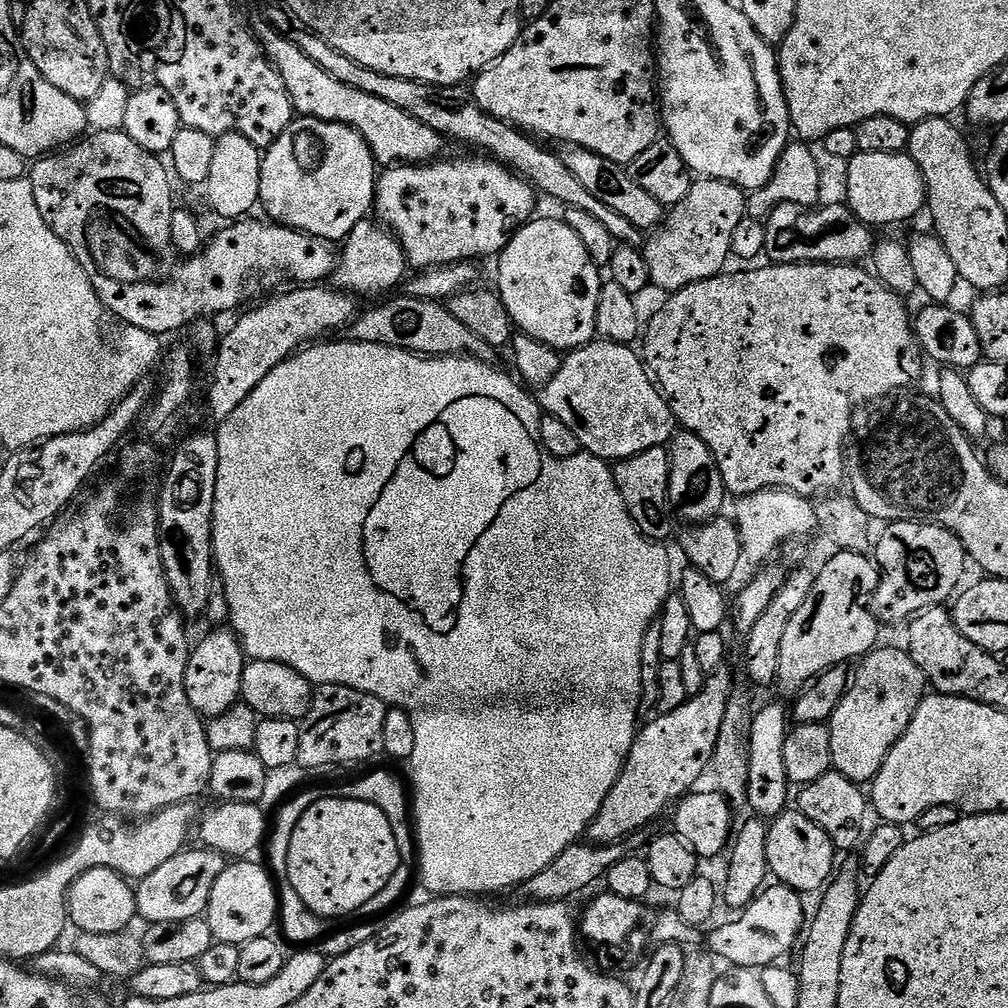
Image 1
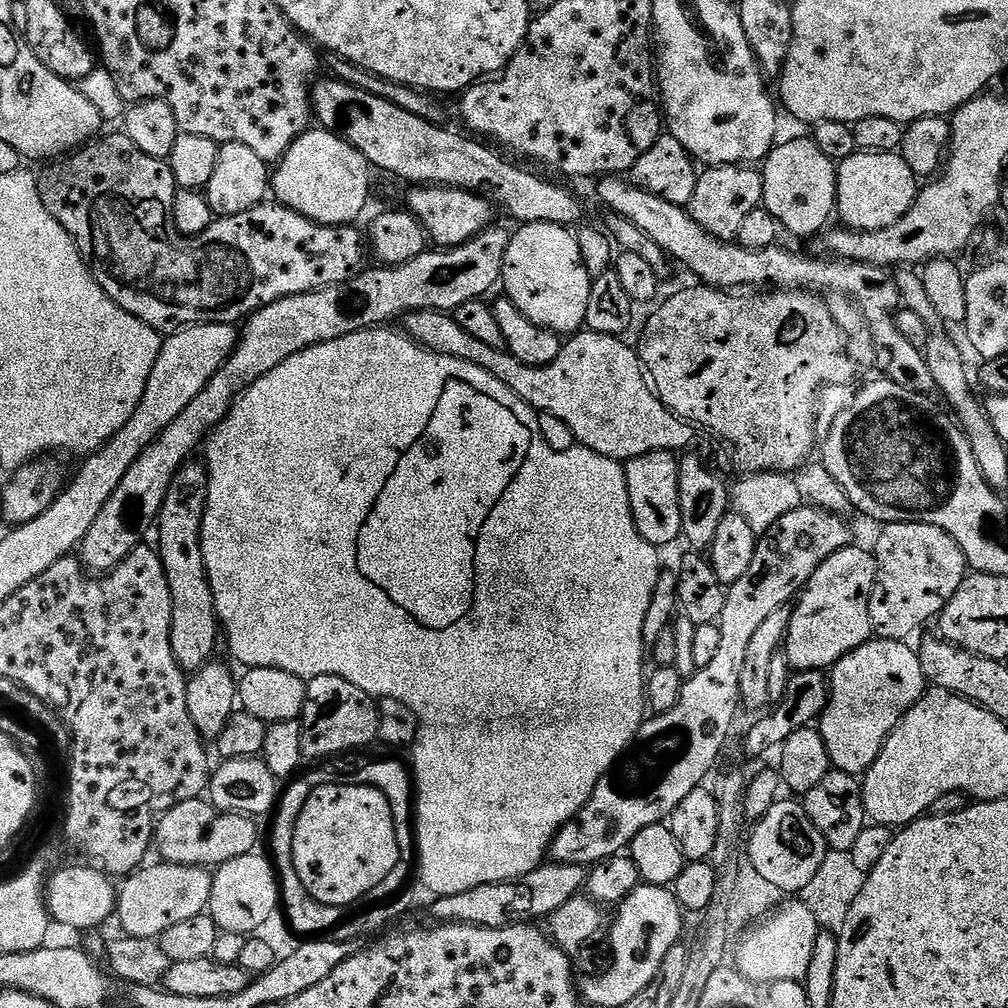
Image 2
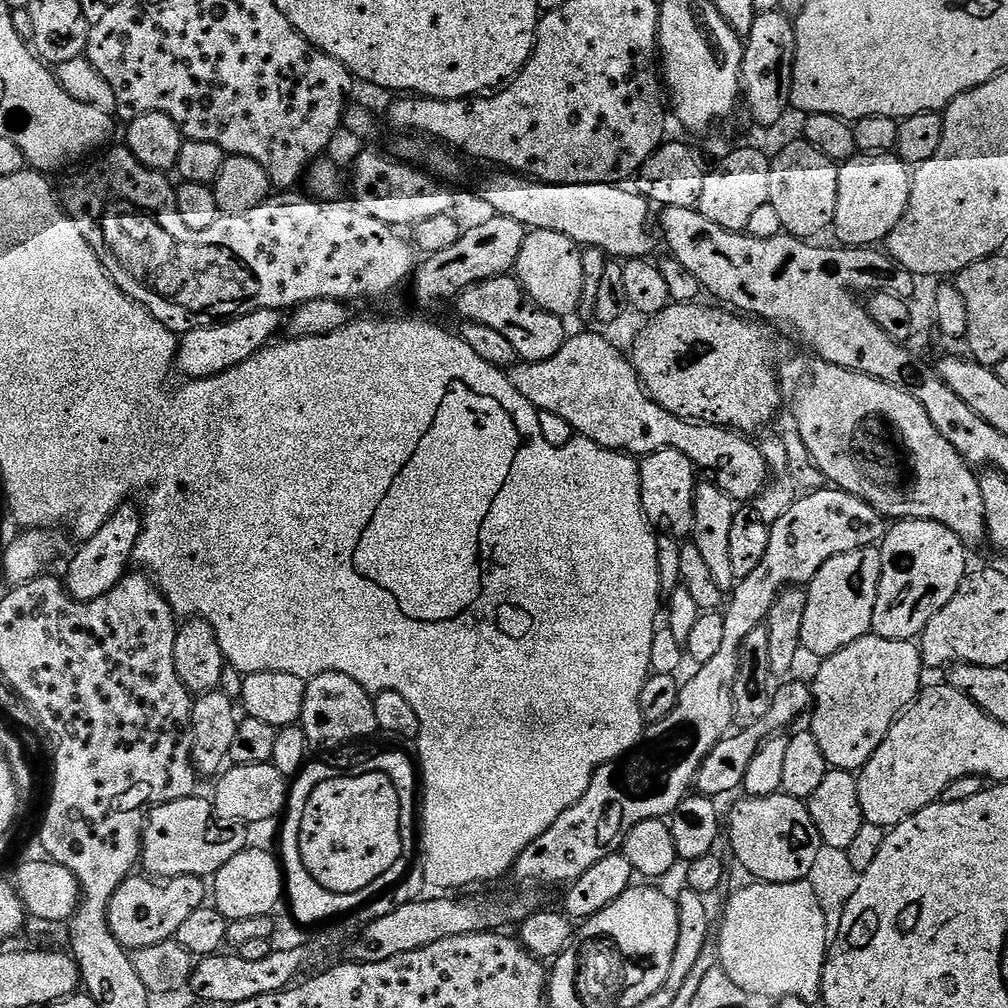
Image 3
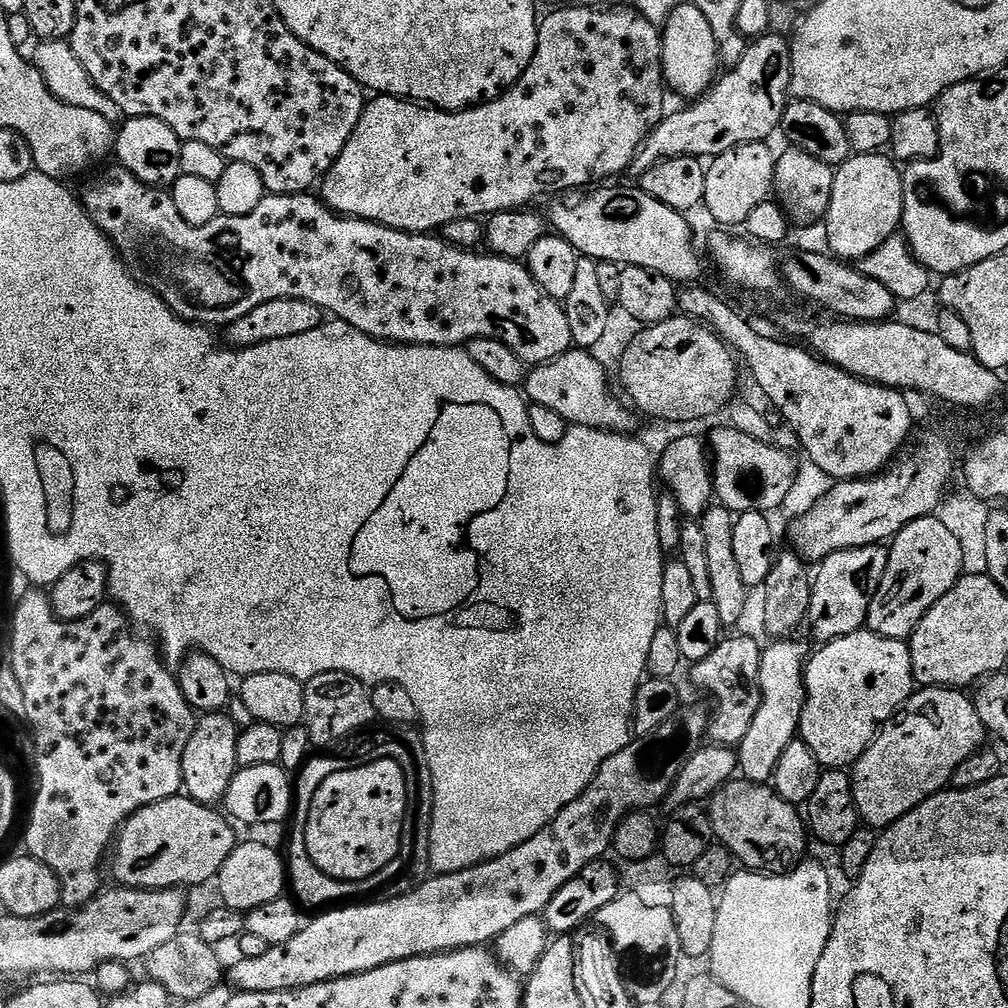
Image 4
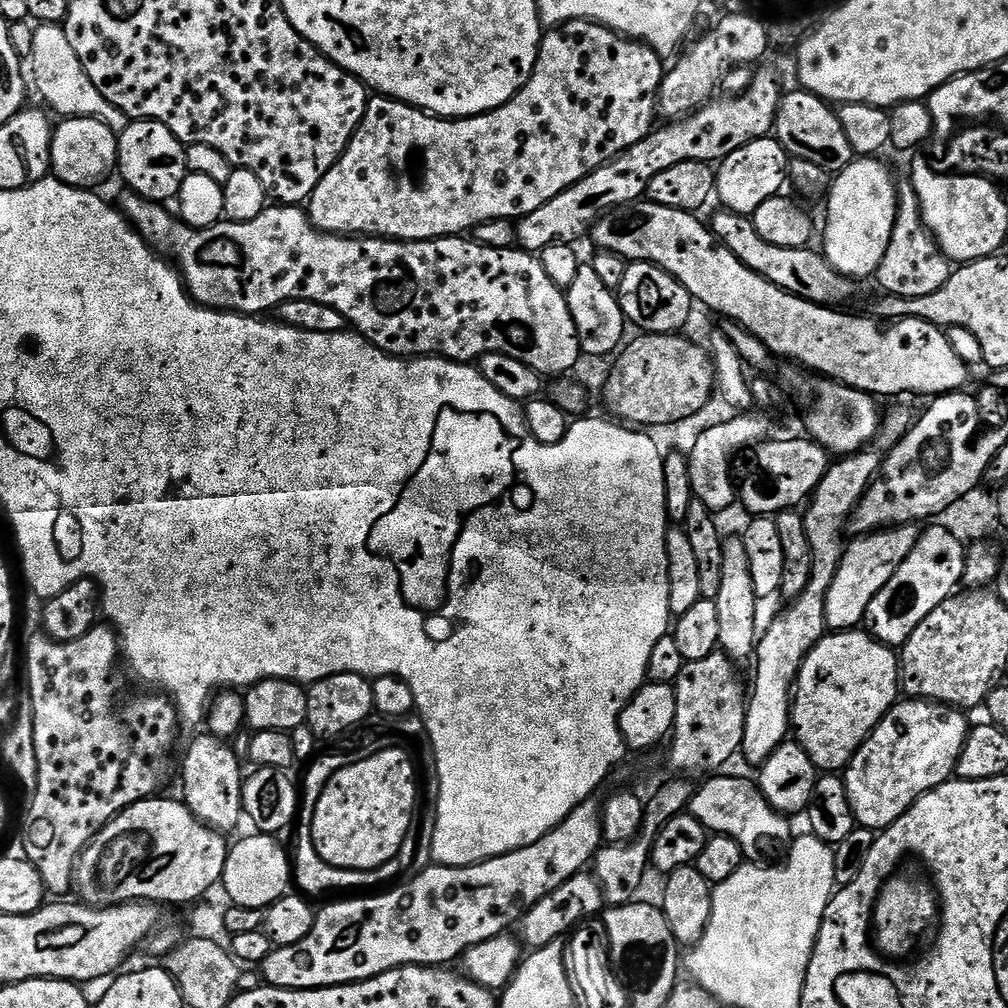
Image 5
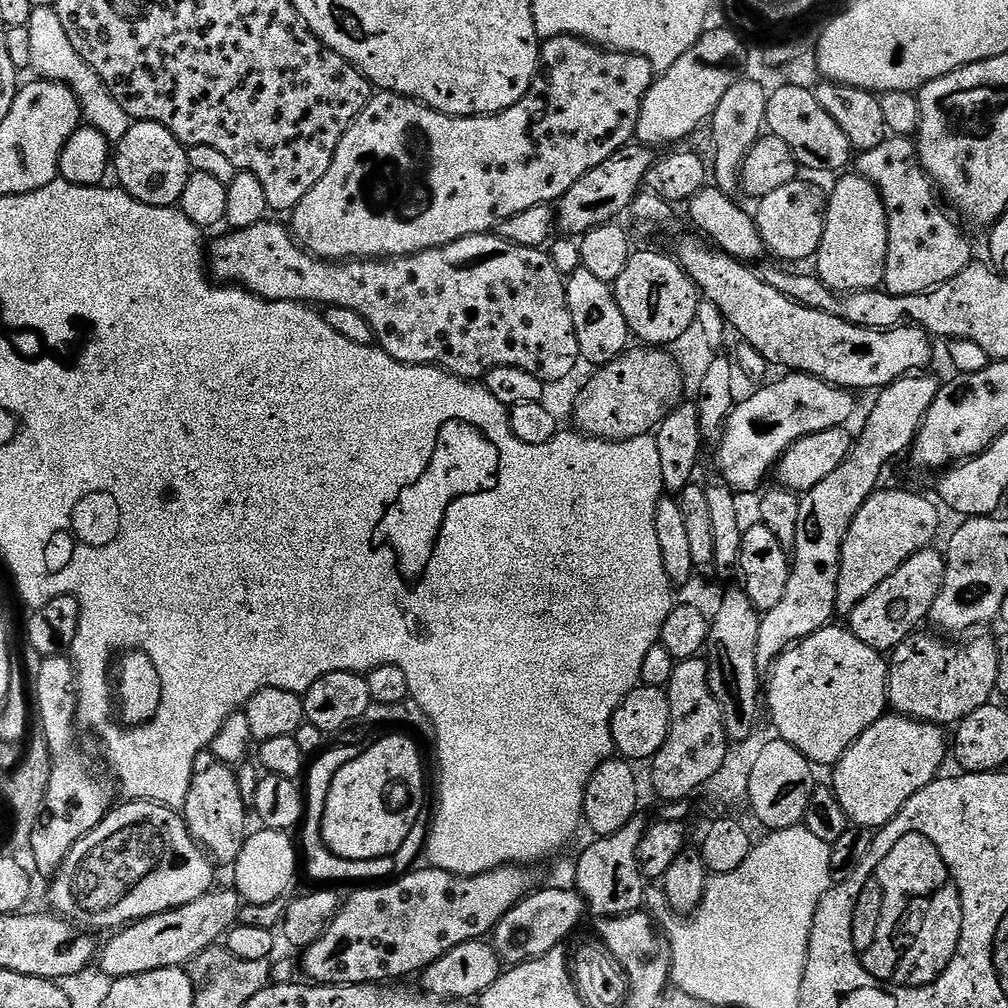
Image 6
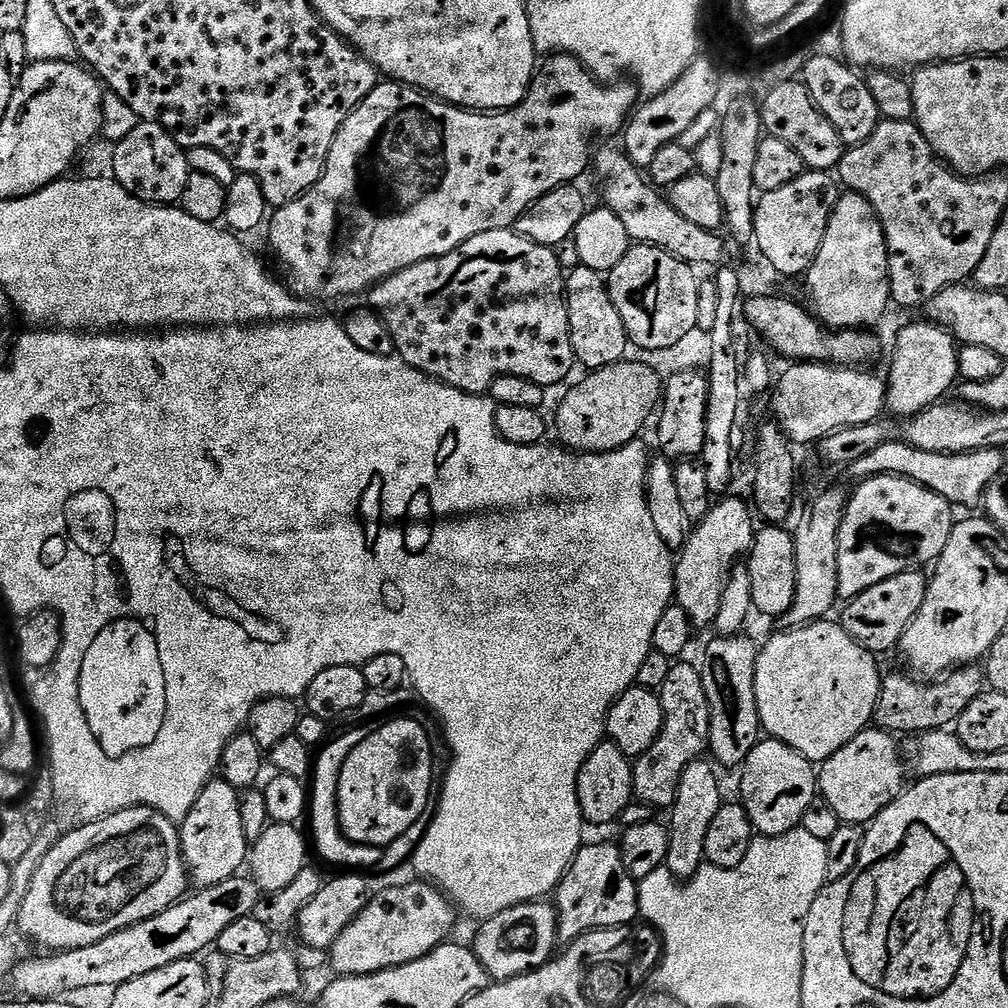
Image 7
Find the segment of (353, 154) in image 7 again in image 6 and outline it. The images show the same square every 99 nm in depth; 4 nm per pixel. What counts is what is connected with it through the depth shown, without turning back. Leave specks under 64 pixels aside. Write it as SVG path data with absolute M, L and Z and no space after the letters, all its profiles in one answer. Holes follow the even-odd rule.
M556 36L553 40L543 41L540 49L542 74L537 75L529 92L504 112L494 116L447 116L435 112L421 104L419 100L411 100L408 96L399 96L393 92L377 91L369 99L368 105L356 116L356 121L348 127L342 142L338 142L338 150L334 154L334 162L330 162L330 170L322 174L320 181L298 202L298 206L290 213L290 231L297 244L305 252L329 262L347 262L349 260L382 260L397 256L412 256L416 252L425 252L431 248L442 248L445 244L453 244L467 236L483 236L499 229L506 218L514 218L514 214L522 214L522 210L530 210L530 206L552 204L582 178L594 166L602 166L606 158L610 158L619 148L627 148L633 143L638 126L638 114L642 110L642 102L650 90L654 79L654 69L646 58L636 56L632 52L605 50L578 36Z

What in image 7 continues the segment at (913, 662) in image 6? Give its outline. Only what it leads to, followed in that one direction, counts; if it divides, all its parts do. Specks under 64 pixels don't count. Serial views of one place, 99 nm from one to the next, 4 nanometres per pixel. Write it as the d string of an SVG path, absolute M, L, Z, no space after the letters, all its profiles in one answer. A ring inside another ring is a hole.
M979 667L957 668L935 682L921 682L915 675L903 676L892 672L880 681L880 697L876 703L875 727L893 734L919 734L944 730L955 725L956 720L986 688L986 676Z

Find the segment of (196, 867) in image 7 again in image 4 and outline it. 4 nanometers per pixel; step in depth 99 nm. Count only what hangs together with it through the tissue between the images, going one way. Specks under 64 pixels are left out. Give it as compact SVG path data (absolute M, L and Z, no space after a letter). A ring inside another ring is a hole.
M208 714L197 723L190 742L186 742L186 754L182 754L183 791L199 804L216 806L224 799L230 782L236 777L238 727L228 714Z

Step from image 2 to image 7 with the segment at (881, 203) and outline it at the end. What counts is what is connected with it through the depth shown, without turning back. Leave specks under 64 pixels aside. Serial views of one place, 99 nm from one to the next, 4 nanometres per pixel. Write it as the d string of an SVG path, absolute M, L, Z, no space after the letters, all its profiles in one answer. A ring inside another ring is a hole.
M845 191L837 199L828 229L822 238L822 246L806 273L807 280L808 292L812 295L811 311L824 327L833 330L868 330L873 327L871 324L883 318L892 298L888 281L888 247L882 222L878 222L878 214L874 214L874 206L870 206L866 198L856 192Z

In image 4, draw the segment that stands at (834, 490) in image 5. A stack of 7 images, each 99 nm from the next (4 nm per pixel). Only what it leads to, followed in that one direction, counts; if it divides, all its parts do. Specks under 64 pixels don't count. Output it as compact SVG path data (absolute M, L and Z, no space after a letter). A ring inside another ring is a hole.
M780 638L763 649L760 653L760 705L754 714L754 722L750 722L750 730L746 730L746 738L736 748L738 772L751 784L767 785L775 777L778 762L782 762L782 754L786 754L786 746L798 738L800 715L804 709L804 669L806 667L806 651L793 638Z

